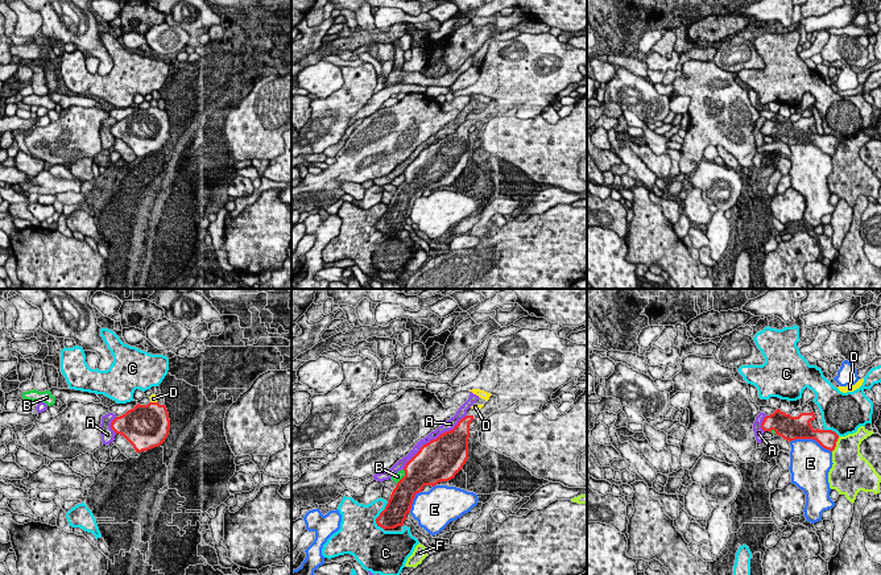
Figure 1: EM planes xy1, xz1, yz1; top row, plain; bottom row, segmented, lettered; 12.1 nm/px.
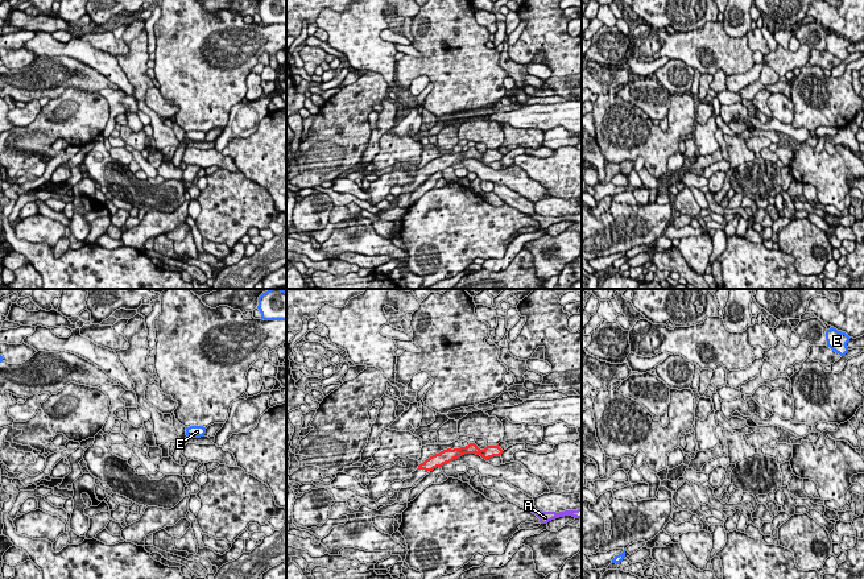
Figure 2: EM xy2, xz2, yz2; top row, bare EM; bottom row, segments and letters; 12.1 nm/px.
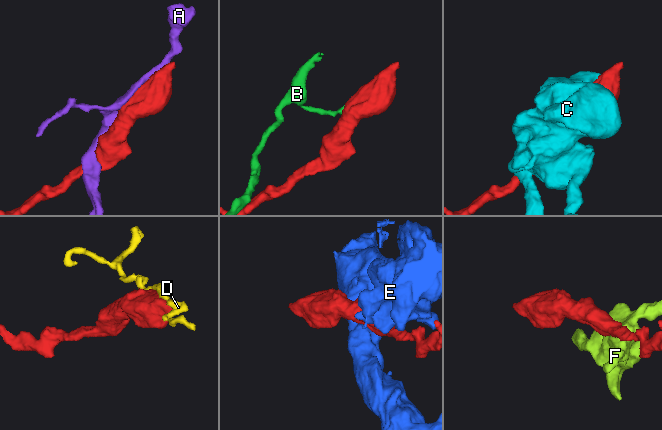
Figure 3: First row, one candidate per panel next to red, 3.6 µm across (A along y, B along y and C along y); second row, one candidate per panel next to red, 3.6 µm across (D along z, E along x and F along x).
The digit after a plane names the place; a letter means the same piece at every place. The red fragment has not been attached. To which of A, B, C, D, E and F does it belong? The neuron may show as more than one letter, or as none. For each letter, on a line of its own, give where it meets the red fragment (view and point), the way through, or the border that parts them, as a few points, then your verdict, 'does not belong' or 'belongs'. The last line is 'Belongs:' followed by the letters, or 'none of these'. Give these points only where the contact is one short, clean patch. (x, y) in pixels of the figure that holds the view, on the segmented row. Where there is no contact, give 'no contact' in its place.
A: meets red in xz1 at (433, 439); does not belong
B: meets red in xz1 at (404, 476); does not belong
C: meets red in xz1 at (379, 516); does not belong
D: meets red in xy1 at (153, 402); does not belong
E: meets red in yz1 at (811, 438); does not belong
F: meets red in yz1 at (835, 445); does not belong
Belongs: none of these

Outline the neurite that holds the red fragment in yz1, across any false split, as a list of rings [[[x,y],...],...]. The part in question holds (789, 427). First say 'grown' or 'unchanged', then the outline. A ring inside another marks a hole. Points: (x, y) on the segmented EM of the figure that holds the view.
unchanged; [[[777,409],[773,414],[764,418],[761,429],[770,433],[774,430],[777,435],[789,442],[795,439],[814,439],[823,448],[832,452],[836,447],[839,435],[832,430],[814,430],[810,422],[815,418],[814,411],[791,417]]]

